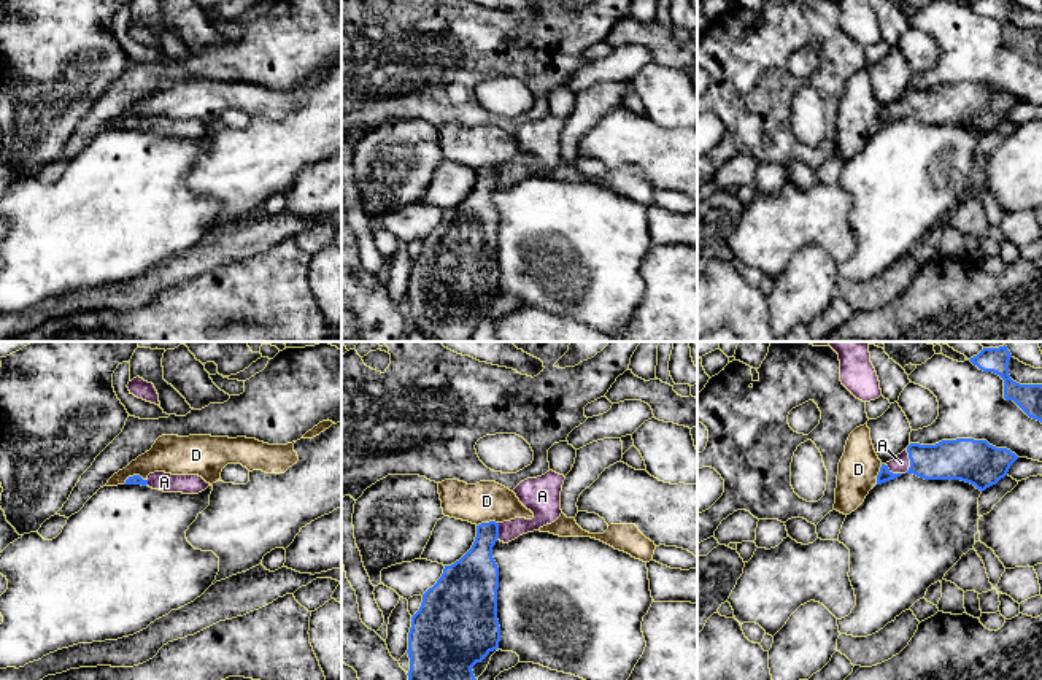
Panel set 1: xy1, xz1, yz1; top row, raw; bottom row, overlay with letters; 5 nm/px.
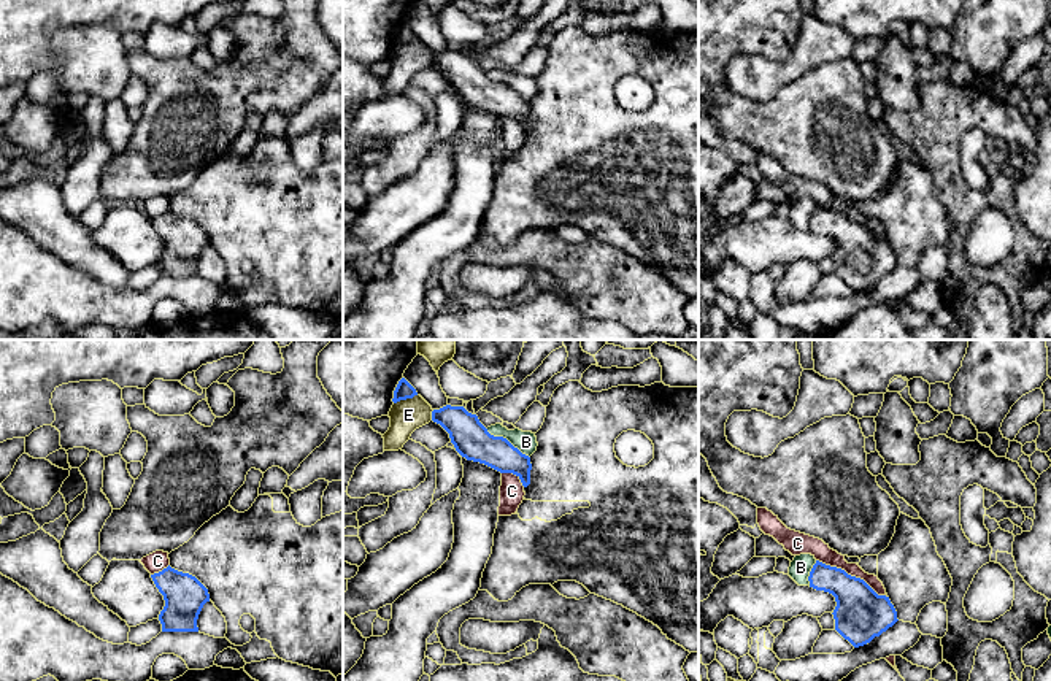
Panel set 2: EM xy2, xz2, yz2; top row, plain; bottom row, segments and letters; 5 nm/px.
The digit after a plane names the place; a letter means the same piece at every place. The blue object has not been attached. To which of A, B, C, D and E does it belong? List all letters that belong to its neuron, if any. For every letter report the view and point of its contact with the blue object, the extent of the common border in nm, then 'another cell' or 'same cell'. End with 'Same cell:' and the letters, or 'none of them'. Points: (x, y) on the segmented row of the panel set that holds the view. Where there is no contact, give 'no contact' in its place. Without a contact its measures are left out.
A: meets blue in yz1 at (910, 461); contact 130 nm long; same cell
B: meets blue in xz2 at (507, 440); contact 260 nm long; another cell
C: meets blue in yz2 at (850, 575); contact 400 nm long; another cell
D: meets blue in xy1 at (134, 475); contact 130 nm long; another cell
E: meets blue in xz2 at (405, 399); contact 130 nm long; another cell
Same cell: A

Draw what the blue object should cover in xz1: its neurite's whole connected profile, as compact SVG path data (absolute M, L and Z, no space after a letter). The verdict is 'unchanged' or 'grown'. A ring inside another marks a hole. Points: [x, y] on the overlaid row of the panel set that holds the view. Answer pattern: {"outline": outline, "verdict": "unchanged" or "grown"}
{"outline": "M553 470L521 481L513 493L534 513L532 520L515 518L504 523L481 523L472 548L454 564L445 566L437 583L423 594L419 610L411 616L408 632L408 680L477 680L472 667L499 648L497 620L499 567L492 558L497 540L508 543L523 534L554 523L561 510L561 491L565 477Z", "verdict": "grown"}

